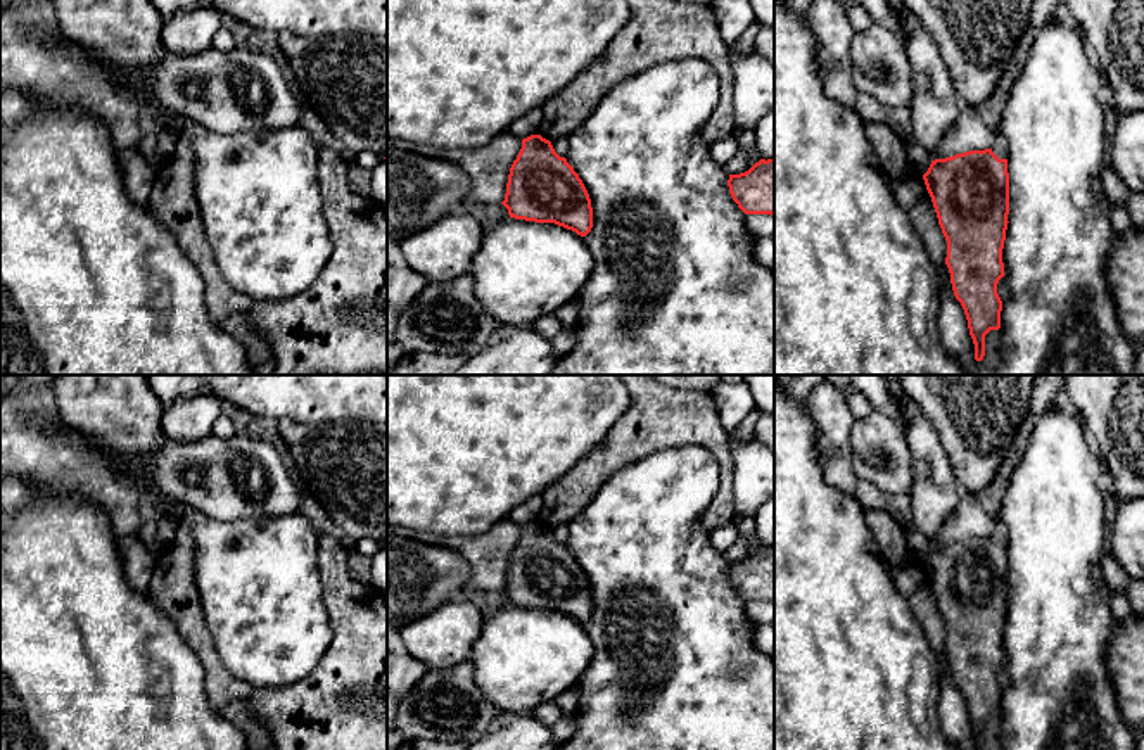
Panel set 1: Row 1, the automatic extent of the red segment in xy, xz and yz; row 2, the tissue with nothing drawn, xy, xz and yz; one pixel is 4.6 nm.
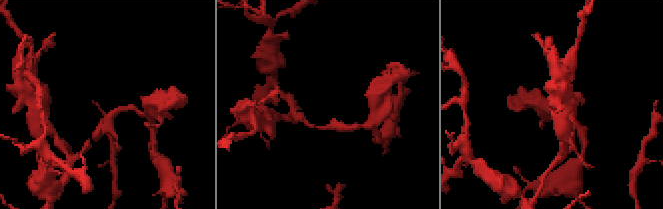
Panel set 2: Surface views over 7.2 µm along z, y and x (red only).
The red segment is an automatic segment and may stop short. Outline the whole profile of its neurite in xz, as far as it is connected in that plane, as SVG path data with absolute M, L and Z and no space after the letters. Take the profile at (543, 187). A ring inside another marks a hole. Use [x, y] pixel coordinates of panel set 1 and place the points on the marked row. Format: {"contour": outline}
{"contour": "M541 135L522 140L501 204L515 219L555 223L581 237L593 228L591 199L582 180Z"}

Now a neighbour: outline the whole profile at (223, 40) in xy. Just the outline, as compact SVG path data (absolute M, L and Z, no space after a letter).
M221 26L213 38L213 47L223 52L230 52L238 48L238 43L232 36L230 29L226 26Z

